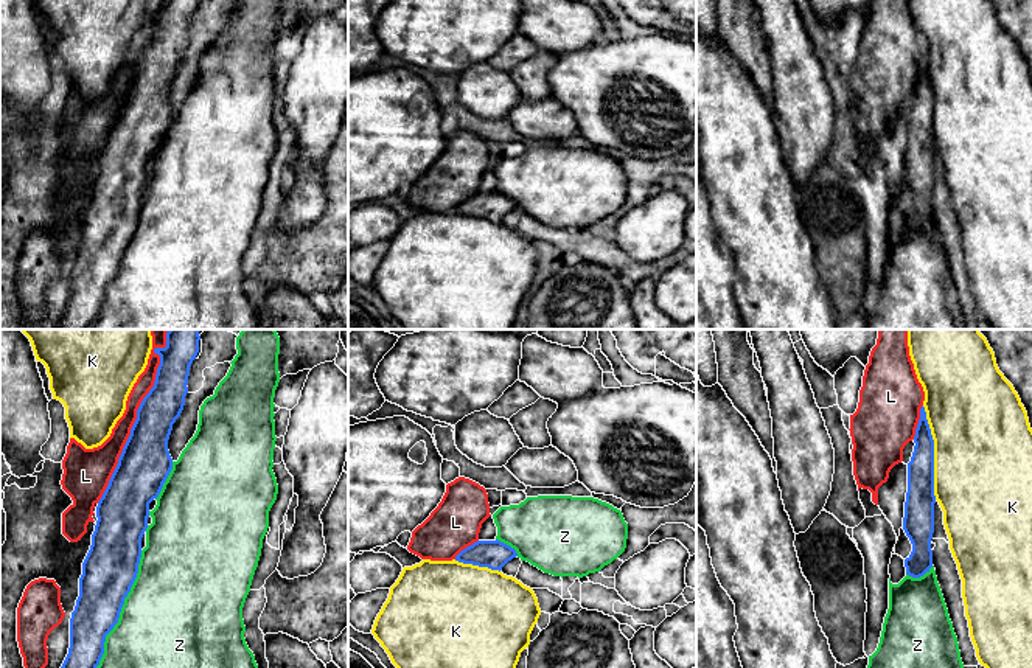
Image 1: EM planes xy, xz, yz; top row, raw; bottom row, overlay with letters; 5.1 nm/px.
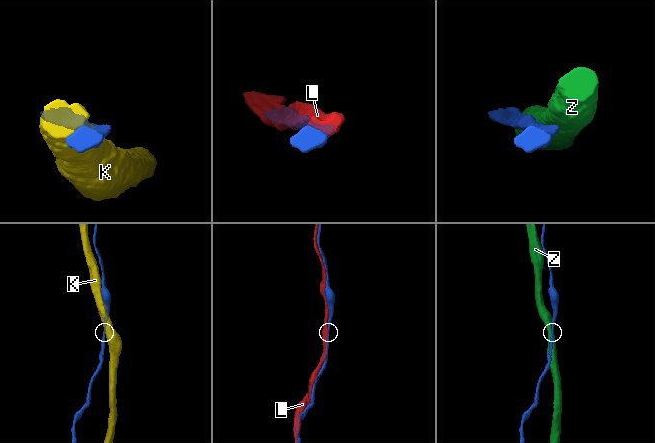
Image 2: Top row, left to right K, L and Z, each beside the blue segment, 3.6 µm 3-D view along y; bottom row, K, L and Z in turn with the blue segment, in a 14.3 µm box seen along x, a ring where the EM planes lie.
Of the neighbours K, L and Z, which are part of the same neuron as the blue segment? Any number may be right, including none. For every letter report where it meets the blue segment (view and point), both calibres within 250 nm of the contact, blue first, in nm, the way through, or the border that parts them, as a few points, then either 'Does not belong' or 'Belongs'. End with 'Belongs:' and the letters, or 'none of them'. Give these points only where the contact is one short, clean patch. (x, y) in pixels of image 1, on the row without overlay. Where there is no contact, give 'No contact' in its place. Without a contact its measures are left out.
K: Touches blue at yz (933, 104). Thickness 150 nm (blue) against 500 nm. Does not belong
L: Touches blue at xy (132, 78). Thickness 280 nm (blue) against 160 nm. Belongs
Z: Touches blue at xy (120, 263). Thickness 280 nm (blue) against 500 nm. Does not belong
Belongs: L

